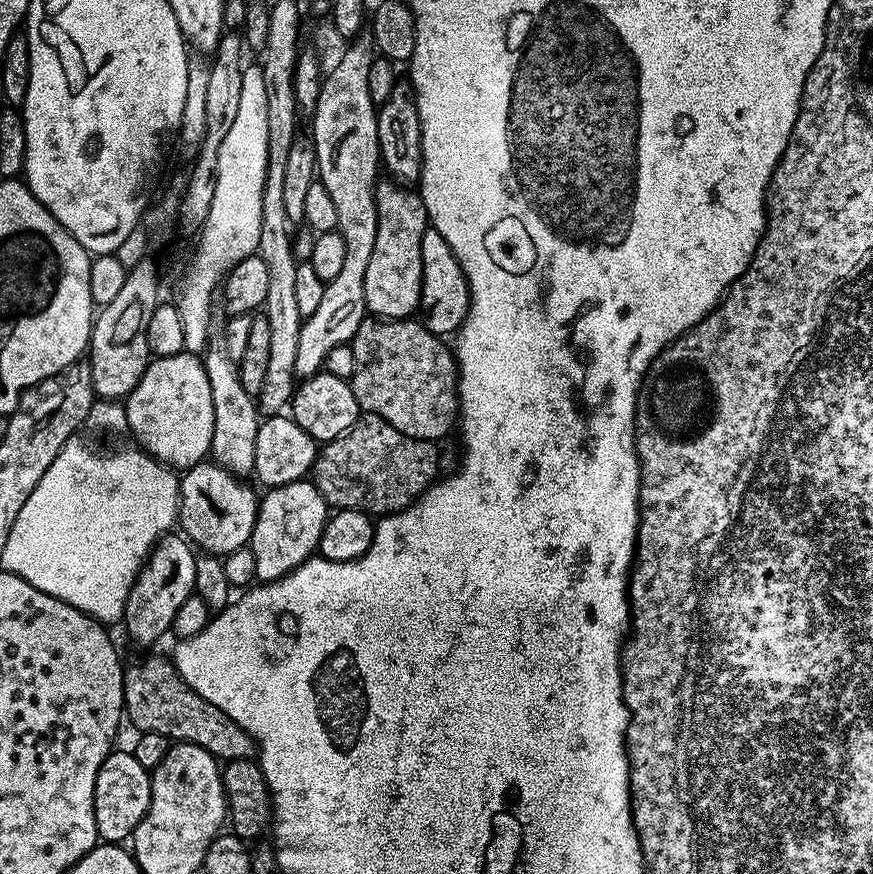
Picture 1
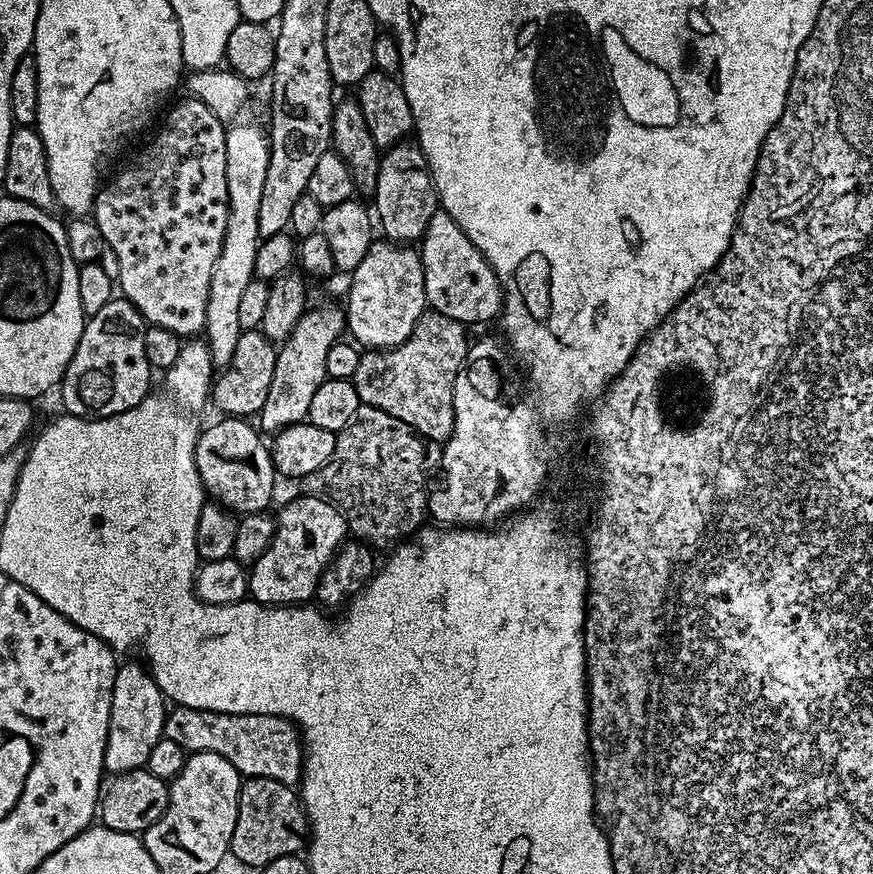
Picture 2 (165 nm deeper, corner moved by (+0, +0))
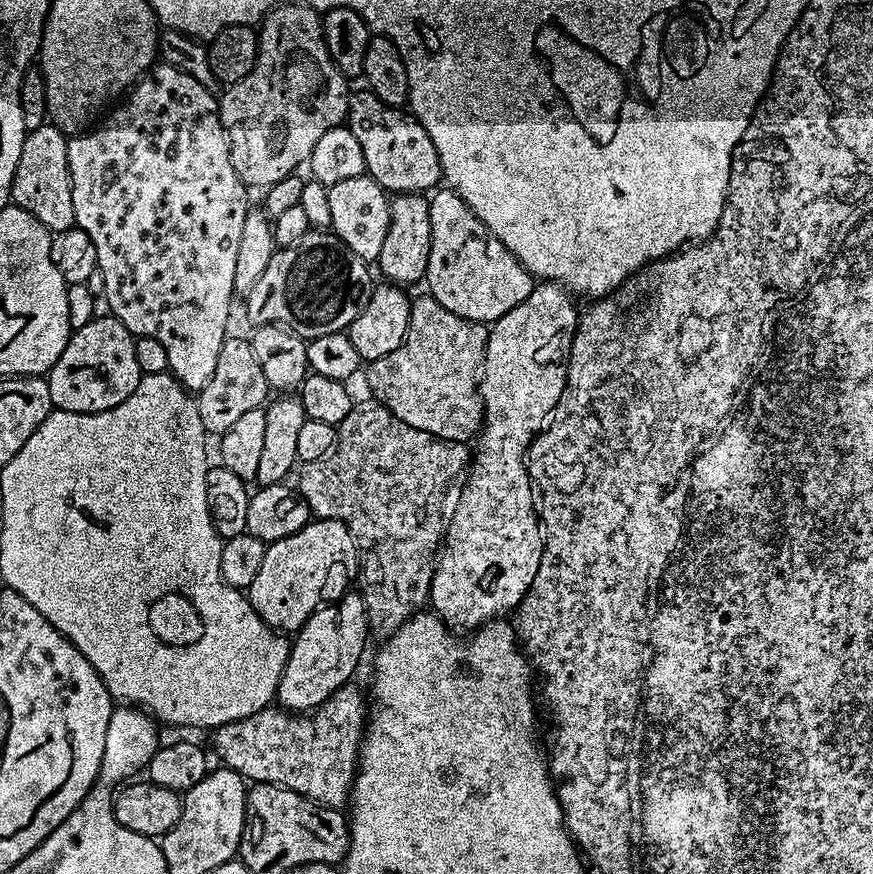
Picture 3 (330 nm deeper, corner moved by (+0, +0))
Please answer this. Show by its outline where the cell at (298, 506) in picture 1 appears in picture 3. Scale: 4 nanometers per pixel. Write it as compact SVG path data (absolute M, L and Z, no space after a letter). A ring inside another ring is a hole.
M312 518L308 524L302 526L297 533L290 534L280 541L269 543L264 549L262 567L259 568L254 582L246 589L246 595L252 609L272 628L281 634L295 634L310 618L310 614L321 607L324 596L324 587L332 576L335 568L344 572L355 573L358 568L358 553L356 543L350 530L340 520L322 520Z

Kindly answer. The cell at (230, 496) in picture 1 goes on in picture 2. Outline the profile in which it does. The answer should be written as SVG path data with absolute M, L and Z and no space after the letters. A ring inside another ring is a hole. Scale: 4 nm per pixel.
M220 418L217 424L207 425L196 439L196 469L204 491L233 514L264 512L278 481L265 437L248 424L244 418Z

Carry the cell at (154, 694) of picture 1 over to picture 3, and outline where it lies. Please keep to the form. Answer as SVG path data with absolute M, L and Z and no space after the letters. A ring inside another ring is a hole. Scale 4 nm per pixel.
M349 682L340 688L335 694L327 700L325 704L319 704L311 714L297 714L287 711L279 706L269 706L258 710L249 716L243 716L241 720L231 720L228 724L221 724L215 729L210 736L211 751L220 755L219 763L237 772L239 776L243 776L245 781L255 782L257 784L280 784L283 788L294 790L298 794L302 794L308 800L315 800L317 804L324 804L328 808L343 809L349 803L350 793L352 790L352 782L356 775L358 761L360 758L360 741L364 739L364 729L366 727L366 696L360 693L360 688L356 682Z

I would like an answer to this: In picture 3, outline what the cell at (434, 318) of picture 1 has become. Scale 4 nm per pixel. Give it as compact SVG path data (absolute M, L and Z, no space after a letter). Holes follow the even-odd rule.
M437 191L429 199L430 206L430 258L426 277L427 291L446 310L467 320L488 324L502 318L518 302L532 293L534 277L527 272L488 231L488 227L462 202L457 192Z

